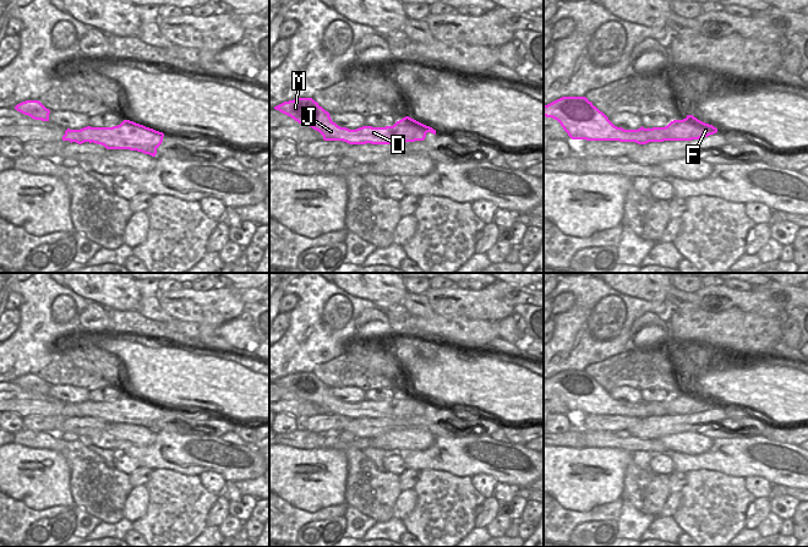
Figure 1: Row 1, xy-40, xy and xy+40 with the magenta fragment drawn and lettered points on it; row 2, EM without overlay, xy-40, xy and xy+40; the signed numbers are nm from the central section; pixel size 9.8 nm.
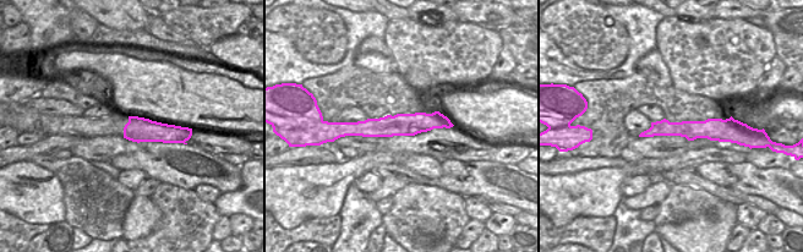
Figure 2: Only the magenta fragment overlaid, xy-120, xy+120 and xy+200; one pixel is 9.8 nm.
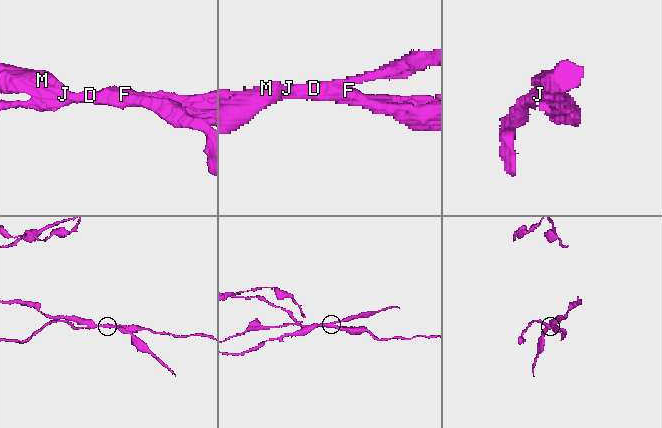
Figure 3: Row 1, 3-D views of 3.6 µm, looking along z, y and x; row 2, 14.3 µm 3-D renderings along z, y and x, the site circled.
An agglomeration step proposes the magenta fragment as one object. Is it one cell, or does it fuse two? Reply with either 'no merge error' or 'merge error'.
merge error

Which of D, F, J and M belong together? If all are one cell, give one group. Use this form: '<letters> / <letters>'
D J M / F

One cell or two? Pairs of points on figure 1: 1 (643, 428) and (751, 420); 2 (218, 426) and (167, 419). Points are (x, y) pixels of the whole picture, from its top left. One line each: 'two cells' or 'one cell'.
1: one cell
2: one cell

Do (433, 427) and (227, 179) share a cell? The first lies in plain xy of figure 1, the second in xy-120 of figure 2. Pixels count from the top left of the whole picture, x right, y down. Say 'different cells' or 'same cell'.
different cells

